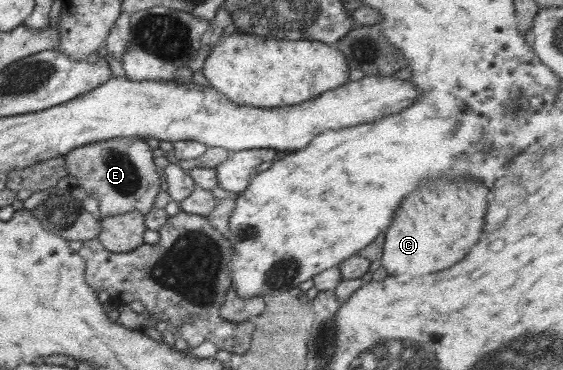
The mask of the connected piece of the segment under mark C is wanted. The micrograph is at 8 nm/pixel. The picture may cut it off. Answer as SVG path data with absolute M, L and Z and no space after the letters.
M438 180L432 182L418 192L410 194L398 206L394 224L386 232L384 252L382 252L382 266L390 276L426 276L438 272L442 268L450 268L466 258L484 226L484 216L488 210L488 190L480 182L474 180L460 180L456 184Z

